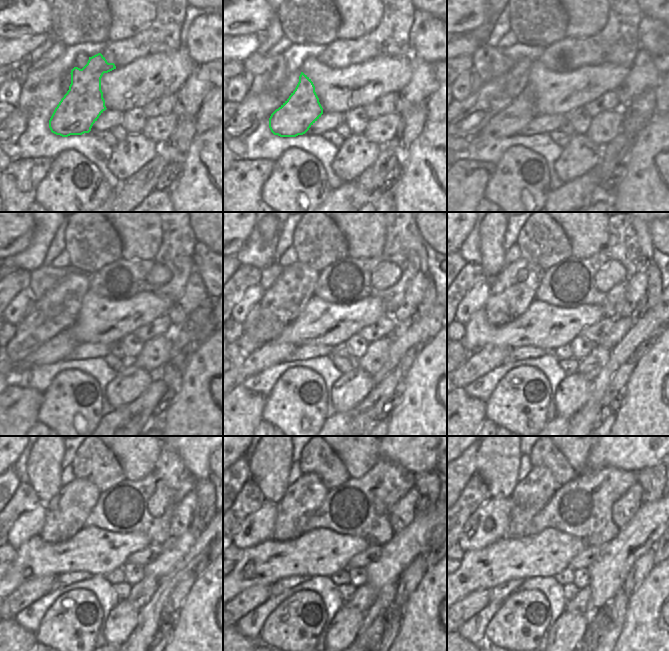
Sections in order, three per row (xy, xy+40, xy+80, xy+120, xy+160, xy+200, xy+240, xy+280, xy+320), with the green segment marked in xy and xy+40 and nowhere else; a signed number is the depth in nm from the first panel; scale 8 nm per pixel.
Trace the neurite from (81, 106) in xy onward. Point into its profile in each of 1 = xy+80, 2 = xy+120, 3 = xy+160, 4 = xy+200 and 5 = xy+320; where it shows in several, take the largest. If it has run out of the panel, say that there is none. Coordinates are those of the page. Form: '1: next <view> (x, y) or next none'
1: next xy+80 (508, 122)
2: next xy+120 (57, 348)
3: next xy+160 (274, 352)
4: next xy+200 (476, 365)
5: next xy+320 (471, 604)

